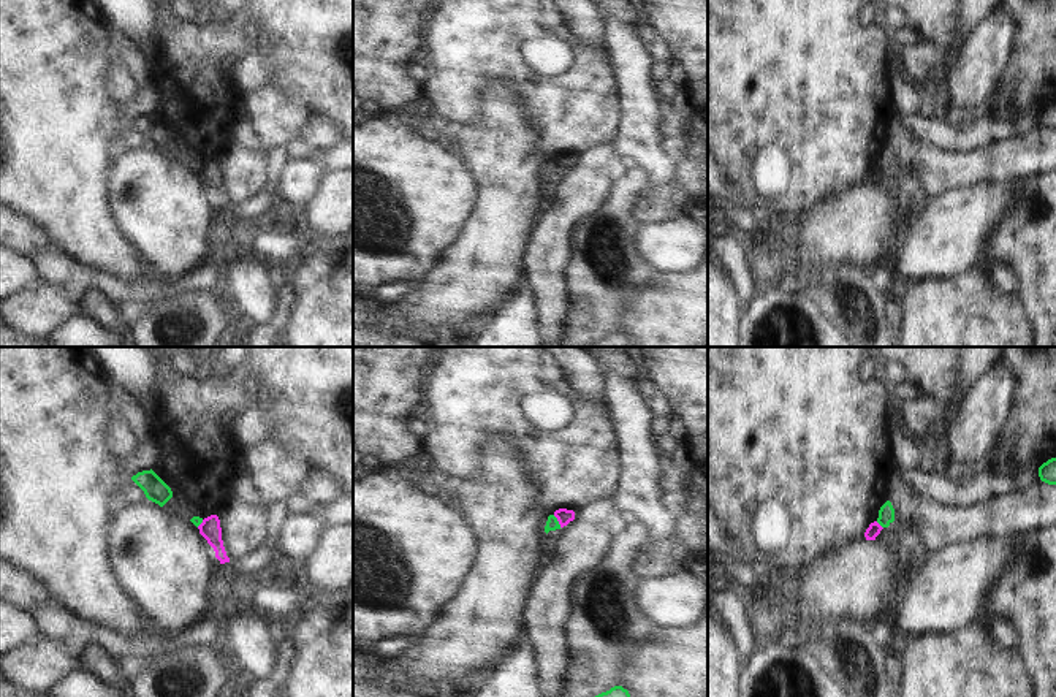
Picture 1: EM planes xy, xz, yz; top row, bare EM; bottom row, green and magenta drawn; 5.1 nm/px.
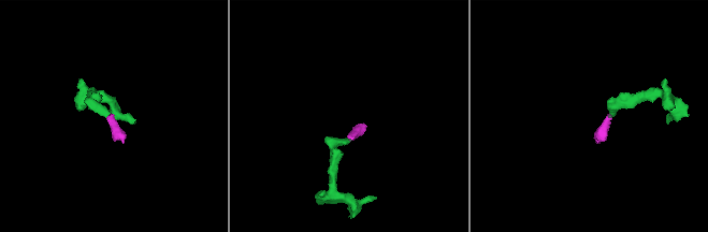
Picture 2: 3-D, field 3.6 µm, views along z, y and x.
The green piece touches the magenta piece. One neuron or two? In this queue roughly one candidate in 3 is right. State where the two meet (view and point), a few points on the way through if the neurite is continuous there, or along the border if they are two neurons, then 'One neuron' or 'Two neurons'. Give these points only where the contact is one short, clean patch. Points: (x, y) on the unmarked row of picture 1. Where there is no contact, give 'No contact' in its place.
Touches green at xz (558, 167). Boundary: xz (553, 160), (561, 171). Two neurons.

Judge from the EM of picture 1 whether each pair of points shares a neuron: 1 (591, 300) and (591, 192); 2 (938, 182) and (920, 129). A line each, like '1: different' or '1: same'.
1: different
2: different

